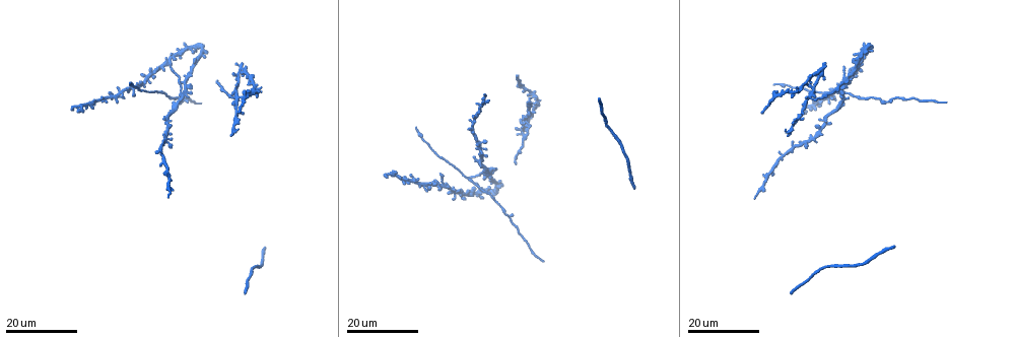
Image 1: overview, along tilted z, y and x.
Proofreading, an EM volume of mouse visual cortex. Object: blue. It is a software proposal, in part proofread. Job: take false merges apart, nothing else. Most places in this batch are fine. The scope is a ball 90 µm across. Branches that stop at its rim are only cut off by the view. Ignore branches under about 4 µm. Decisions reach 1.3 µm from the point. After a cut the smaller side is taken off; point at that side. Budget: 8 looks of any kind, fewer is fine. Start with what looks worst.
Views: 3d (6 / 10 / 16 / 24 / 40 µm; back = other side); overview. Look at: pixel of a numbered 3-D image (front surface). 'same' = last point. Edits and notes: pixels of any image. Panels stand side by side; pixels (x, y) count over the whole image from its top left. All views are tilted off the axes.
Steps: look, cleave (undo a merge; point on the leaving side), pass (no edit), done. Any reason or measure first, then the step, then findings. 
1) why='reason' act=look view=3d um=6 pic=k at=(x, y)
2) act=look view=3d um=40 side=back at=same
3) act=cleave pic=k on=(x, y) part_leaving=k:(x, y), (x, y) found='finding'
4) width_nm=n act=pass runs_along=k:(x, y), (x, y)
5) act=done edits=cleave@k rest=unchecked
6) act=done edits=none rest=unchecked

why='looks like a crossing' act=look view=3d um=24 pic=1 at=(482, 99)

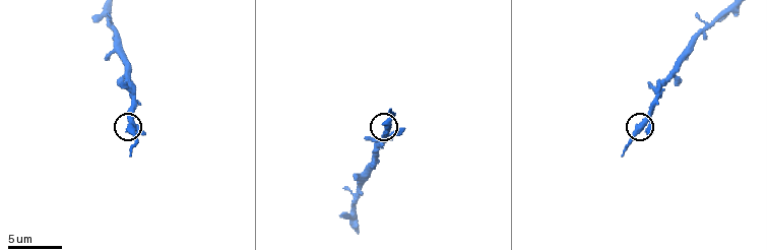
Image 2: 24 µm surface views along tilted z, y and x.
act=look view=3d um=10 pic=2 at=(645, 125)

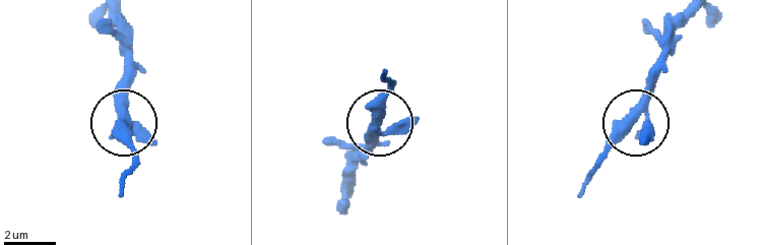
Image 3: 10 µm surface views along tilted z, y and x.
act=pass runs_along=3:(115, 15), (134, 163) found='continuous, no second cell'

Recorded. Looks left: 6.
why='looks like a crossing' act=look view=3d um=16 pic=1 at=(810, 94)

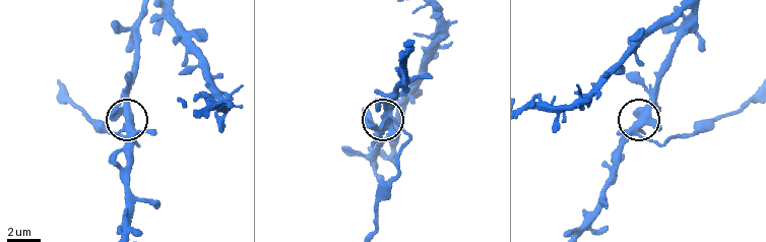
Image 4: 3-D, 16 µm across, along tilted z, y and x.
why='closer look' act=look view=3d um=10 pic=4 at=(634, 126)

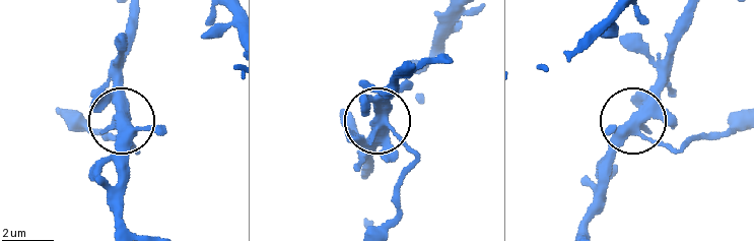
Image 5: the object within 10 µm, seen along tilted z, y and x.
width_nm=370 act=cleave pic=5 on=(416, 161) found='a second cell is stuck on'

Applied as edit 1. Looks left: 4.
why='redraw' act=look view=overview

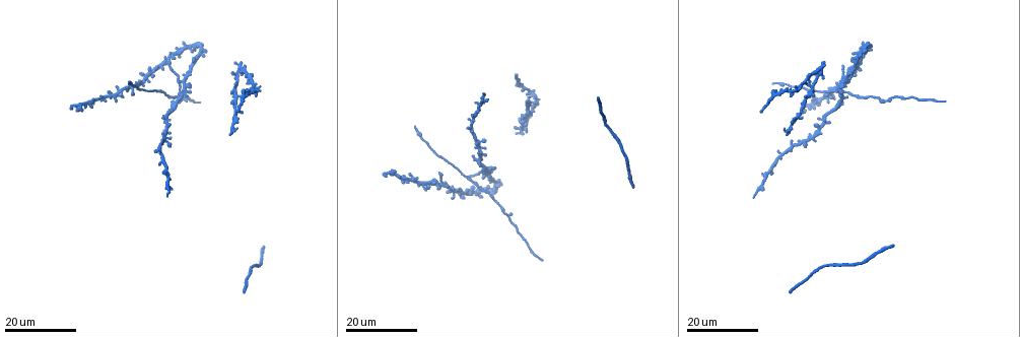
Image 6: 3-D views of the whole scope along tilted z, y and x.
why='four-way junction' act=look view=3d um=16 pic=6 at=(479, 149)

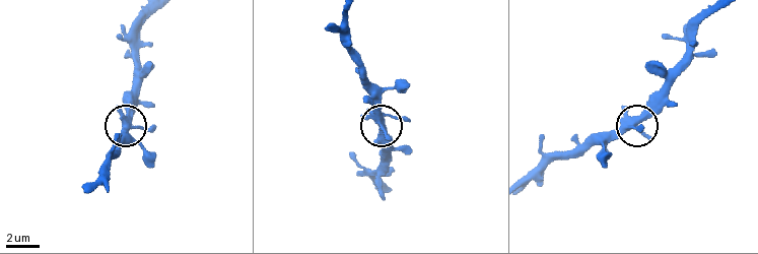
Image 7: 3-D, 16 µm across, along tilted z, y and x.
why='closer look' act=look view=3d um=10 pic=7 at=(640, 120)

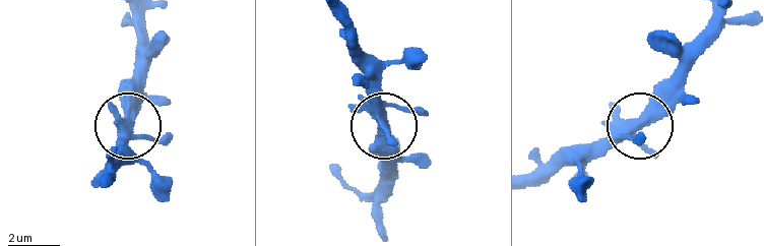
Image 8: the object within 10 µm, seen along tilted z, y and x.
arms=4 act=pass runs_along=8:(636, 119), (684, 79) found='one cell here'

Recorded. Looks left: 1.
act=done edits=cleave@5 rest=unchecked

